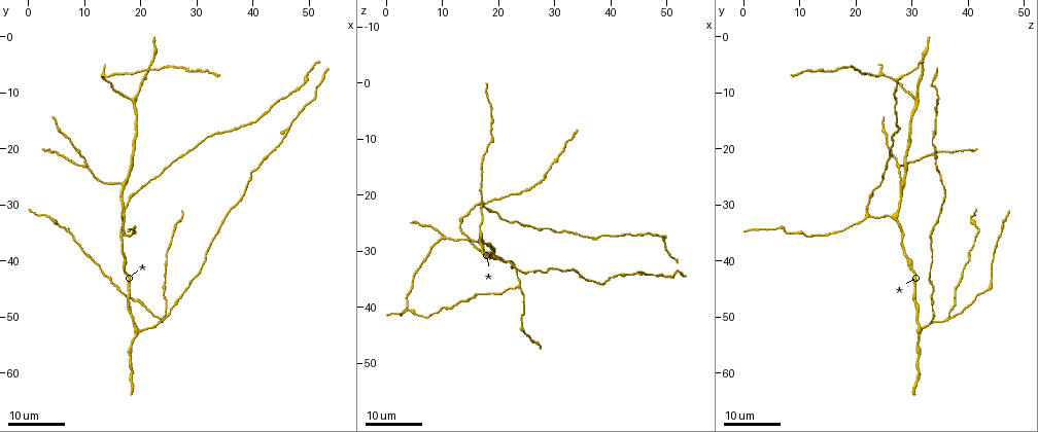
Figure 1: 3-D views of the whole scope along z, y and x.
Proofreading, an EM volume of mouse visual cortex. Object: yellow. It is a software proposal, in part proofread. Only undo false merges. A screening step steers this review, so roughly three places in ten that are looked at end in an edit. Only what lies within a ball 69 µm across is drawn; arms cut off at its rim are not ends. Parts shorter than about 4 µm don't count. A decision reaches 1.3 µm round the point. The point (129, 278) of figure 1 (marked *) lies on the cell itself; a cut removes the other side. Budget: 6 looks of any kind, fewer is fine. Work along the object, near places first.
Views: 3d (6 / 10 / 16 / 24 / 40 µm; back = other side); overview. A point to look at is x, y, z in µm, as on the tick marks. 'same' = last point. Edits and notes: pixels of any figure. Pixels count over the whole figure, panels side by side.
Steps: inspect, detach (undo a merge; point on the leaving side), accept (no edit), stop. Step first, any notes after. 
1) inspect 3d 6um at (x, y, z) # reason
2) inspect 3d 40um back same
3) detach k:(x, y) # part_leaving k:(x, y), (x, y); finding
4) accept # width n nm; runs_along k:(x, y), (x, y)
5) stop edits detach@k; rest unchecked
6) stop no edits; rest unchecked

inspect 3d 24um at (10.0, 22.5, 27.5) # small branch off a trunk

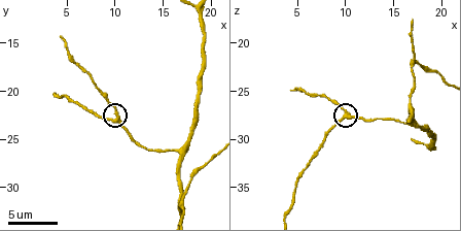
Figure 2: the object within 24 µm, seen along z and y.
inspect 3d 10um at (10.0, 22.8, 27.6)

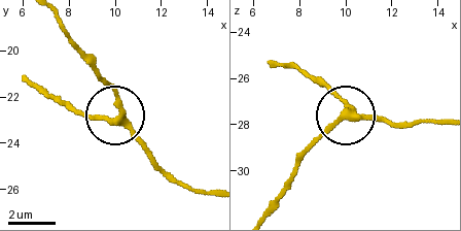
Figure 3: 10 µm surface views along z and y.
accept # side_arm 12 um; runs_along 3:(439, 122), (381, 122), (351, 114), (327, 83); all the same cell

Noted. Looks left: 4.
inspect 3d 24um at (19.5, 16.0, 29.5) # sudden change in width

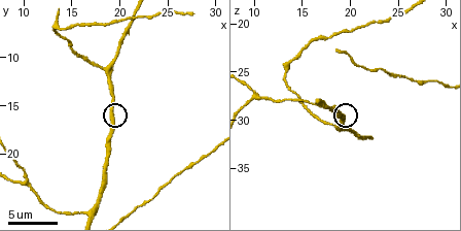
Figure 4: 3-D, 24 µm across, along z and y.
inspect 3d 10um same # zoom in

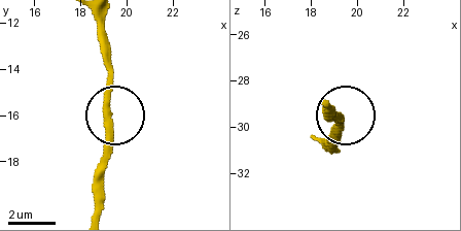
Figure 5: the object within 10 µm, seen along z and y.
accept # width 300 nm; runs_along 5:(94, 212), (110, 124), (108, 43); continuous, no second cell

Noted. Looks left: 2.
inspect 3d 6um at (17.0, 32.0, 21.8) # arms part here

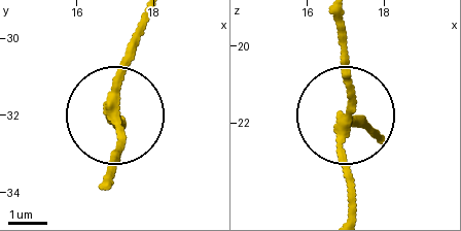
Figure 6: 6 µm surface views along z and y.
accept # side_arm 26 um; runs_along 6:(348, 212), (342, 19); one cell here

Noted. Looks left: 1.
stop no edits; rest unchecked

